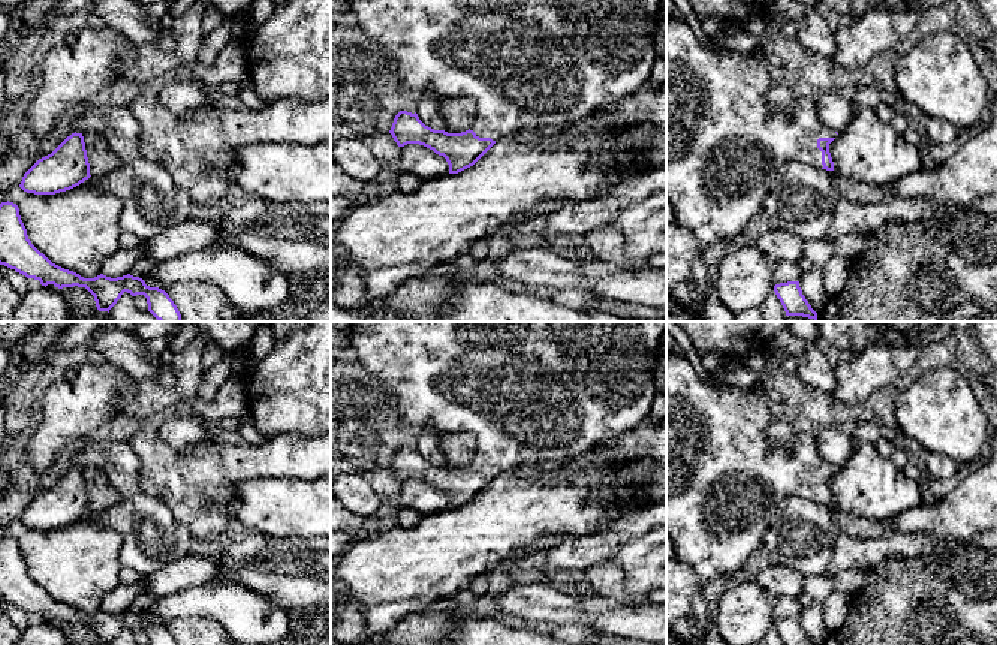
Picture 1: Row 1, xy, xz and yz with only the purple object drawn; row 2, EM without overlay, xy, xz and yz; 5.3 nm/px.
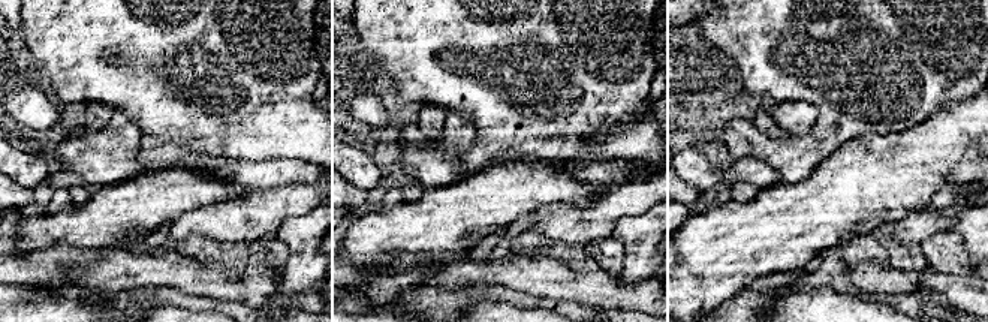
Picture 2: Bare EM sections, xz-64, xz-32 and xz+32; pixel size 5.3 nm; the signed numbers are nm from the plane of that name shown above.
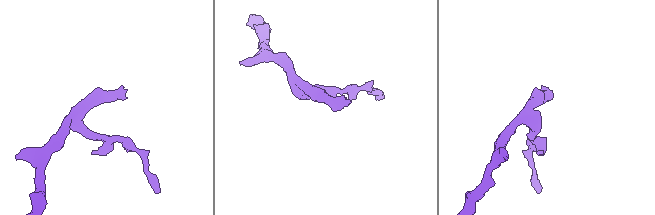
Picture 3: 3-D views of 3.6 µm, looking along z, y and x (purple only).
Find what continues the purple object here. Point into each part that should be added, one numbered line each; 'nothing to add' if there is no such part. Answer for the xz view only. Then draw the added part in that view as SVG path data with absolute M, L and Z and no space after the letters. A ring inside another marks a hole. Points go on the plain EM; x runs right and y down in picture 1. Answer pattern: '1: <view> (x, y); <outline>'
1: xz (530, 392); M353 322L355 334L352 338L352 349L356 352L361 365L379 382L382 382L389 395L395 400L401 421L406 425L422 427L431 432L470 432L475 435L476 449L470 465L479 473L491 473L498 477L506 471L516 468L528 468L531 473L536 471L539 464L543 462L563 462L570 461L576 456L591 452L605 441L617 440L623 434L635 430L644 421L650 418L650 409L657 388L654 385L654 362L656 349L659 347L660 335L666 331L666 322Z

